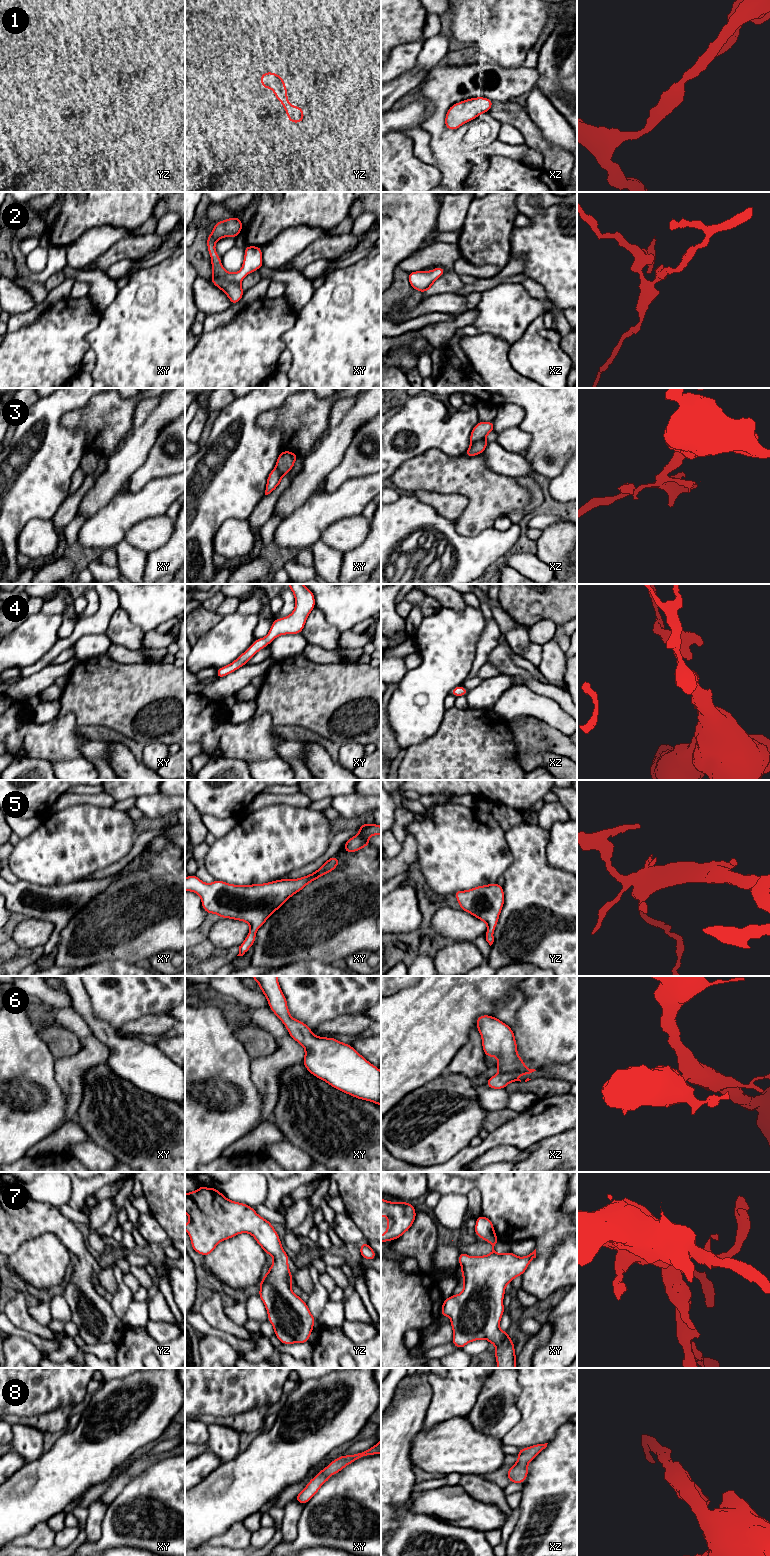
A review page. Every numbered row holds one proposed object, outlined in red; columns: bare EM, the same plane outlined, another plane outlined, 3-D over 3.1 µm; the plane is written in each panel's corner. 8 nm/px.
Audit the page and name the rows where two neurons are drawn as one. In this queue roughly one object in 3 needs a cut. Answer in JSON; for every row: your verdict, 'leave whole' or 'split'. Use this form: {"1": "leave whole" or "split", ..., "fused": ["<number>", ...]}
{"1": "leave whole", "2": "leave whole", "3": "split", "4": "leave whole", "5": "leave whole", "6": "leave whole", "7": "leave whole", "8": "leave whole", "fused": ["3"]}

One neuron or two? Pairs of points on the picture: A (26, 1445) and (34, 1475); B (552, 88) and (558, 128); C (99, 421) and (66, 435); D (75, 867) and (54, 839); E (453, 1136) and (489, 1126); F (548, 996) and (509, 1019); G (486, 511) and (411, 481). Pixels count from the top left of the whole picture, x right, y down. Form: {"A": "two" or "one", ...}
{"A": "two", "B": "two", "C": "two", "D": "one", "E": "two", "F": "two", "G": "one"}

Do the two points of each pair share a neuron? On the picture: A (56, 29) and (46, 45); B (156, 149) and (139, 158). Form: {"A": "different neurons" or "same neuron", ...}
{"A": "different neurons", "B": "different neurons"}

